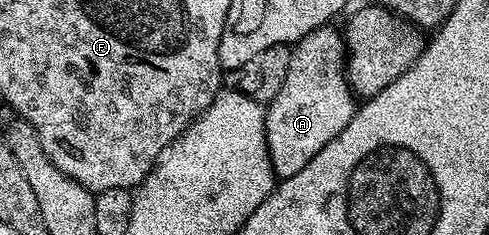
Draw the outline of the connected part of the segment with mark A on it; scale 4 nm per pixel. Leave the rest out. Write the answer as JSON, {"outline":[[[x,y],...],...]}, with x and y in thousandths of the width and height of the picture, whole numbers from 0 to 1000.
{"outline":[[[648,119],[595,200],[581,366],[542,464],[544,617],[556,723],[571,770],[587,766],[597,740],[613,740],[724,498],[728,413],[708,340],[708,174],[693,123]]]}

